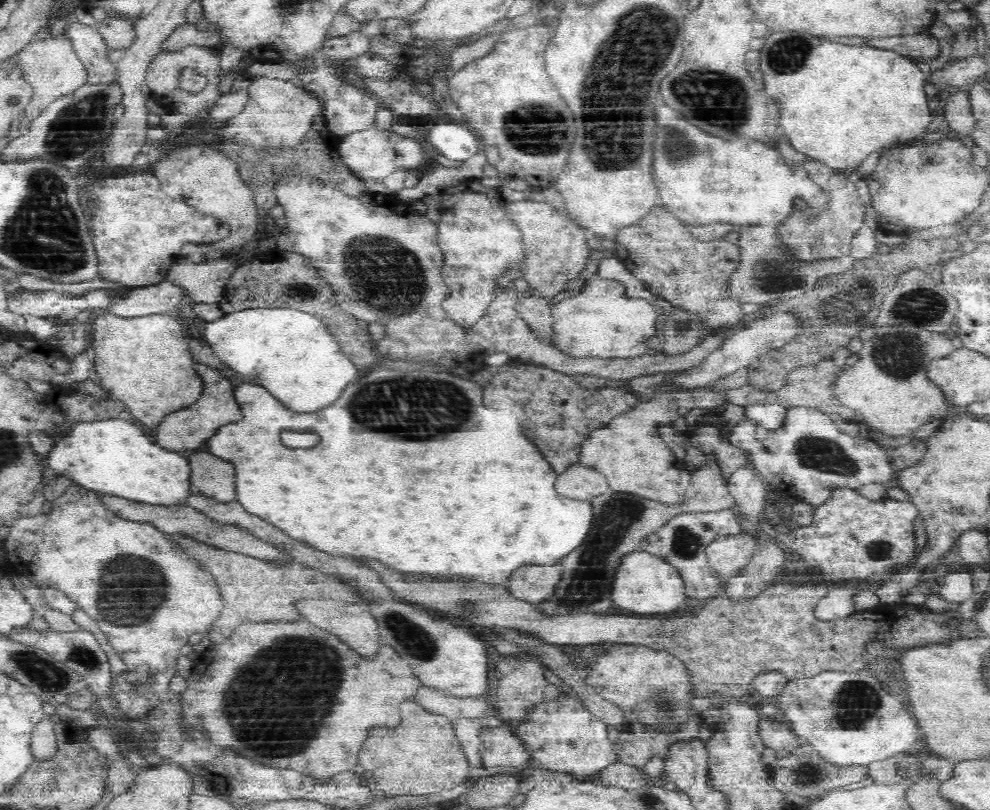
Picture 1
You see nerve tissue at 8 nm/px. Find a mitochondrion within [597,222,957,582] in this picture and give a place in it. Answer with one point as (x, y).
(901, 353)

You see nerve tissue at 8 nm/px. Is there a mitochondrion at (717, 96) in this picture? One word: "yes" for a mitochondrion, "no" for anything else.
yes

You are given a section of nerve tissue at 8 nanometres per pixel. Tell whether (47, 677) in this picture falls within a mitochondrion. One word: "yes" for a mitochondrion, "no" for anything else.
yes

